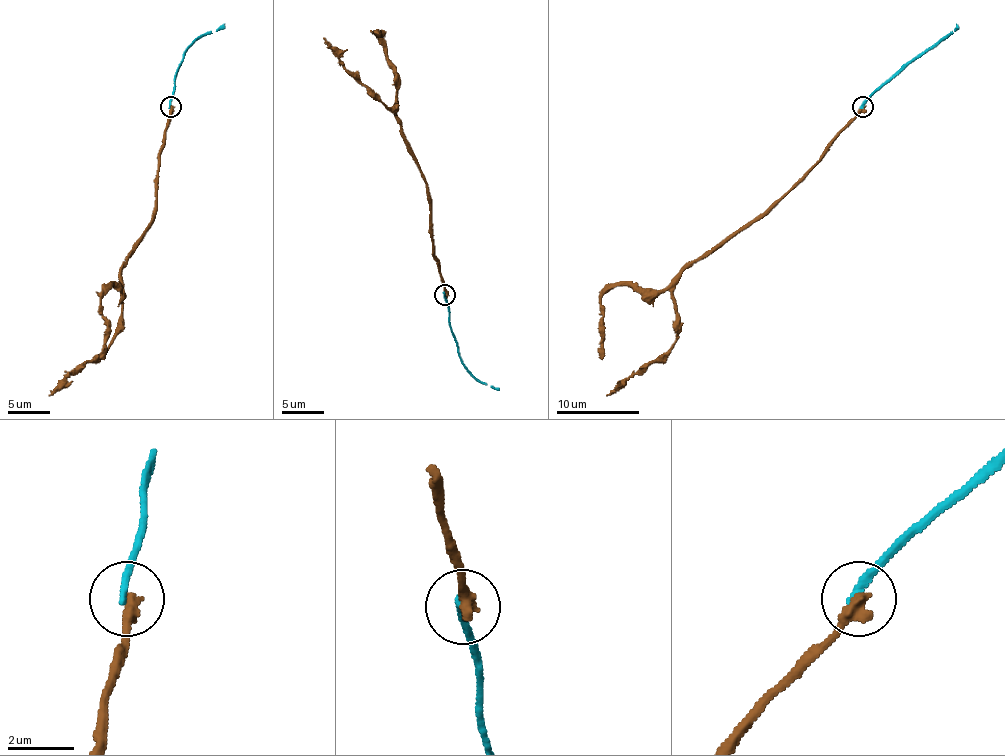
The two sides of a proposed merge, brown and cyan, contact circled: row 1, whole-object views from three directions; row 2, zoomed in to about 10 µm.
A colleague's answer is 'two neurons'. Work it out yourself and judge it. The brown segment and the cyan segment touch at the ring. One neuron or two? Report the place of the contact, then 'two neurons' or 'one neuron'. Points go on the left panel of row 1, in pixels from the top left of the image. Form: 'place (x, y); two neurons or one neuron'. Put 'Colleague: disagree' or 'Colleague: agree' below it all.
place (170, 107); two neurons
Colleague: agree

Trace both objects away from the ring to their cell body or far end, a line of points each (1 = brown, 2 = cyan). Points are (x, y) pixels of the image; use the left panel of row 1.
1: (170, 107), (170, 124), (159, 155), (155, 211), (126, 257), (120, 332), (99, 354), (78, 365), (49, 396)
2: (170, 107), (182, 55), (203, 34), (224, 24)

